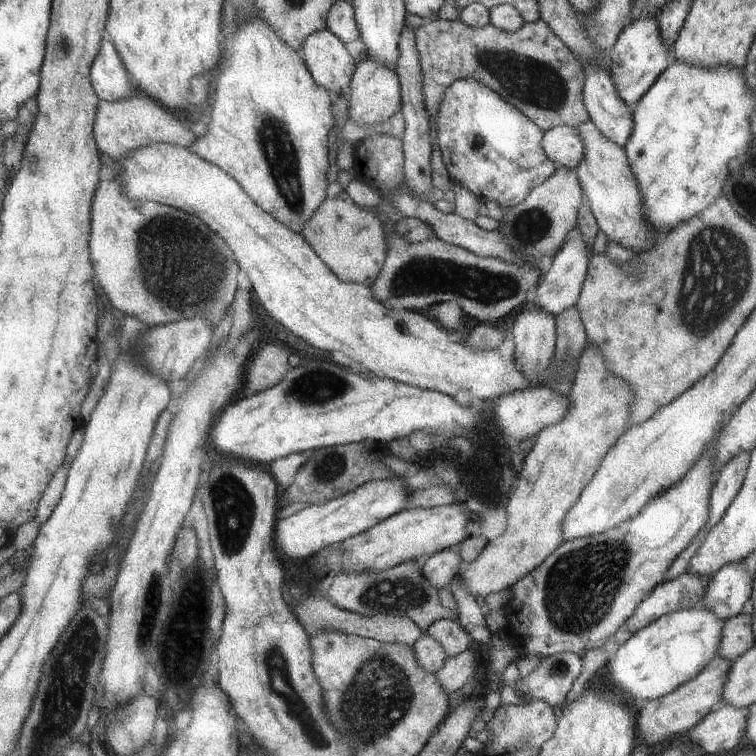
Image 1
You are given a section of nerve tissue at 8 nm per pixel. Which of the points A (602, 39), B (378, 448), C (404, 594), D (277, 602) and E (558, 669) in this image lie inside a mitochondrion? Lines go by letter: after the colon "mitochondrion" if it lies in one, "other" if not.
A: other
B: other
C: mitochondrion
D: other
E: mitochondrion

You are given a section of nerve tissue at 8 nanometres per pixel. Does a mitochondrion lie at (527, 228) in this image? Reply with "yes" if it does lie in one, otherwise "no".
yes

